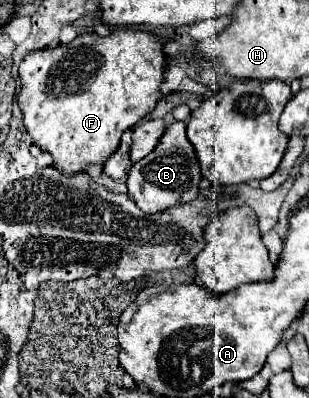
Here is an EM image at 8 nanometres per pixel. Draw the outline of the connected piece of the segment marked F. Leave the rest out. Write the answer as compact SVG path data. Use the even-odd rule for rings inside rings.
M115 29L109 37L85 33L77 35L69 45L29 53L19 65L21 93L17 97L25 129L39 149L51 153L53 167L63 175L67 173L67 177L83 173L89 165L103 165L117 151L123 131L155 109L161 99L159 85L163 83L163 71L163 45L155 35L135 29Z

